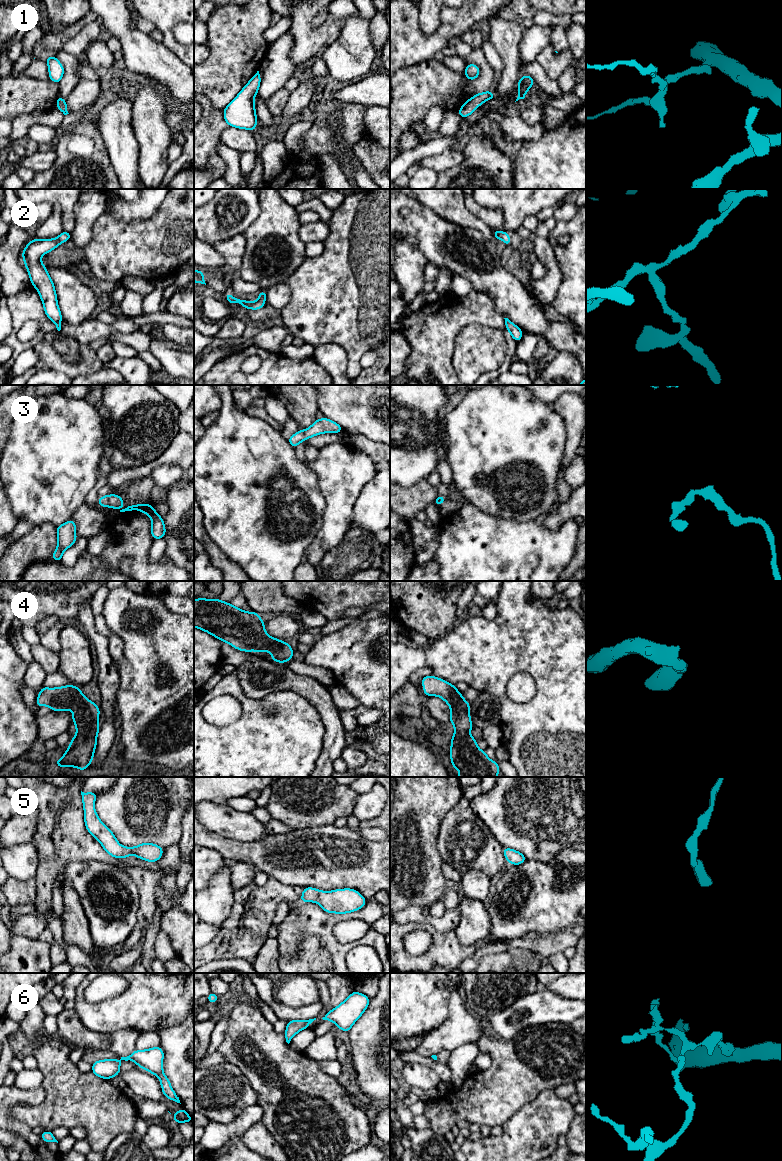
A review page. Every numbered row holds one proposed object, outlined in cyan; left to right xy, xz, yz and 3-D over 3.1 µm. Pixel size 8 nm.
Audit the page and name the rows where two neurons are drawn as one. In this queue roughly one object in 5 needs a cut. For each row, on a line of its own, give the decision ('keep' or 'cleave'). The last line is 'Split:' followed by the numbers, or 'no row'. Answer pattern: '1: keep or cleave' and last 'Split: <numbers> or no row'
1: keep
2: keep
3: keep
4: keep
5: keep
6: keep
Split: no row

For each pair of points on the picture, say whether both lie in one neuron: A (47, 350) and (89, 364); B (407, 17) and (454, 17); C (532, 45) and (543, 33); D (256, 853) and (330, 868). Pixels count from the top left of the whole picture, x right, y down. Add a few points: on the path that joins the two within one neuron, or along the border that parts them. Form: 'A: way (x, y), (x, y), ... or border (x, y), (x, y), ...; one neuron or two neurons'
A: way (57, 360), (66, 368), (79, 368); one neuron
B: way (415, 31), (422, 38), (435, 38), (442, 31); one neuron
C: way (534, 42), (540, 36); one neuron
D: way (274, 857), (312, 865); one neuron

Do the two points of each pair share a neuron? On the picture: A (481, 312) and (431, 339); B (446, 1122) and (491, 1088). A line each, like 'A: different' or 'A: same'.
A: same
B: same

